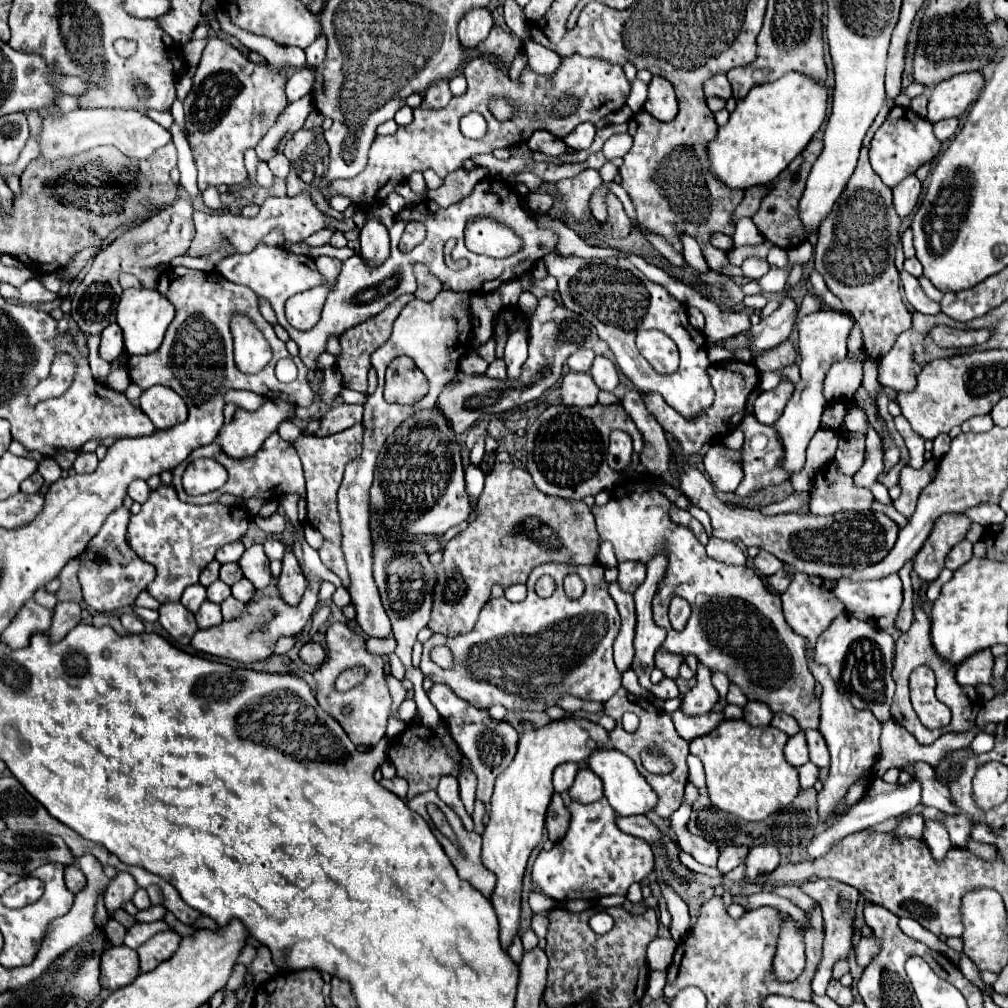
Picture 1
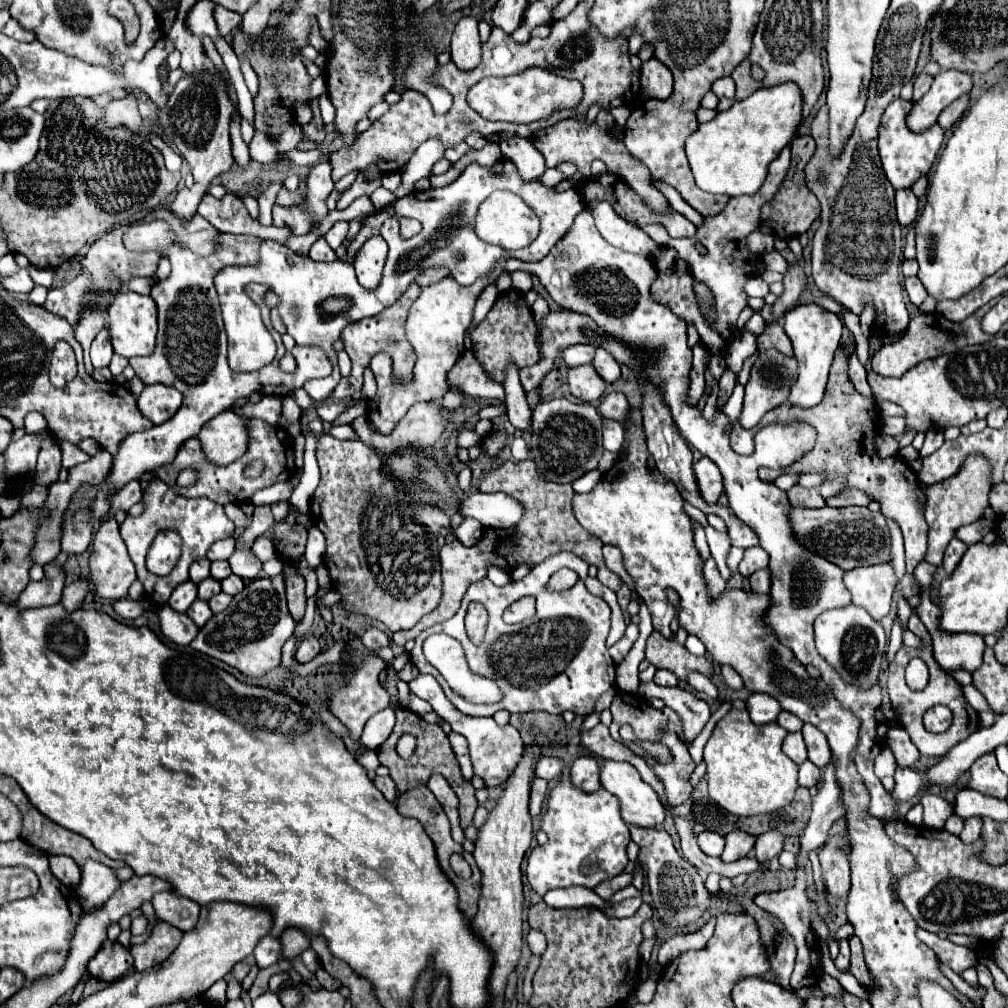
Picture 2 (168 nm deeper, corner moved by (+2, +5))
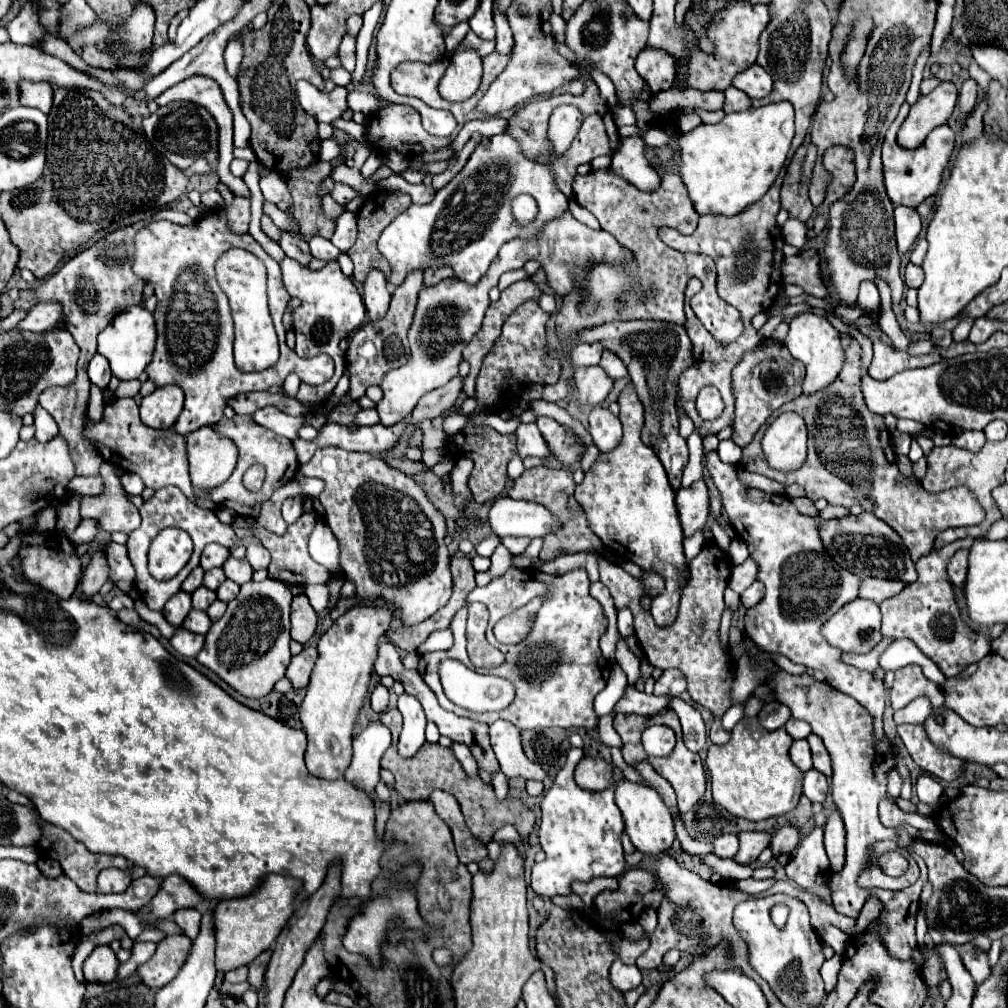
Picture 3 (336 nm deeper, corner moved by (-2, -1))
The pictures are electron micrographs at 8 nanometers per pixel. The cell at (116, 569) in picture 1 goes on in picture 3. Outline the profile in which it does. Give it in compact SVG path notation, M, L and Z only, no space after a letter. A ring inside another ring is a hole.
M110 541L104 551L106 551L108 567L110 567L110 581L112 583L118 583L118 581L132 583L134 581L134 569L132 569L132 563L130 563L126 545Z

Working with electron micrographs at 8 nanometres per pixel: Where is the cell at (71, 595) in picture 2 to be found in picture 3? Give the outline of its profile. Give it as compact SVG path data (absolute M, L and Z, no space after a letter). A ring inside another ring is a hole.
M98 549L94 555L92 555L92 561L90 565L86 567L84 575L82 575L82 581L80 581L80 591L86 595L86 597L92 597L100 591L100 587L108 581L108 565L106 565L106 559L104 559L104 553L102 549Z

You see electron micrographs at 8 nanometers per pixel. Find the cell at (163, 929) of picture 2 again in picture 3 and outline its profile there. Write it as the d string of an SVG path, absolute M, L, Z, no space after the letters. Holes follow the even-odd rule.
M178 933L178 935L166 935L160 943L156 953L138 967L138 975L142 979L144 985L148 985L150 989L160 989L164 987L168 981L172 981L176 977L176 973L180 971L180 967L184 965L188 953L192 949L192 941Z

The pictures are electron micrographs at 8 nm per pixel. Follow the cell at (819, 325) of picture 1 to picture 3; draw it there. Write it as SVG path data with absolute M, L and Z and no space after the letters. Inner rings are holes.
M814 313L796 315L790 321L790 331L784 339L784 345L806 367L806 377L804 377L804 385L802 385L804 395L812 395L812 393L818 393L820 389L828 387L842 369L844 351L840 347L840 333L826 317L818 317Z

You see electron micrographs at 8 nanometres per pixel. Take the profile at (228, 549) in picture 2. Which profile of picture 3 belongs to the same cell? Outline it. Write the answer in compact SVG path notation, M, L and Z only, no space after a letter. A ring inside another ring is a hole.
M212 543L212 545L208 545L204 549L204 553L200 557L200 565L202 565L204 571L208 571L208 569L214 569L214 567L222 567L228 557L230 557L230 551L228 549Z

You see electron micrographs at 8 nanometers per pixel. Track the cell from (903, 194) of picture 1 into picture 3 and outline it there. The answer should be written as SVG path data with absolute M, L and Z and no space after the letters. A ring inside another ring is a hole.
M898 205L894 209L894 221L896 221L898 249L900 249L900 253L906 253L914 245L920 229L922 229L920 215L916 213L916 209L908 209L904 205Z

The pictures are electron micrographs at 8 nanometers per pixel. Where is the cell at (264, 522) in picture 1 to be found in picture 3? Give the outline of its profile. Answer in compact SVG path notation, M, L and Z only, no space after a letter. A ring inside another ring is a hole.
M286 499L282 505L282 517L286 523L294 523L302 515L302 503L298 499Z

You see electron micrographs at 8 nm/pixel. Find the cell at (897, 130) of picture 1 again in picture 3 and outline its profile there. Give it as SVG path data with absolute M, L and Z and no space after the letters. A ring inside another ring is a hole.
M904 103L900 107L898 117L893 121L884 137L884 147L882 147L882 163L884 163L884 185L886 185L886 193L890 197L890 201L894 205L908 205L908 207L916 207L920 205L926 197L934 195L940 187L940 179L942 179L942 171L950 161L952 149L954 149L954 133L948 125L936 127L926 141L922 143L922 147L918 149L905 149L898 145L897 132L902 125L902 121L906 119L910 111L910 105Z

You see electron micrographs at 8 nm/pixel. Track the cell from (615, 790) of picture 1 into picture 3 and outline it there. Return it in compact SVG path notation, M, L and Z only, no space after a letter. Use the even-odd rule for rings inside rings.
M620 779L614 787L614 795L616 795L616 805L620 807L624 823L626 823L626 833L630 835L630 841L634 843L638 851L648 855L658 855L672 847L672 841L676 839L674 821L668 807L664 805L664 801L658 797L658 793L652 787L634 783L628 779Z

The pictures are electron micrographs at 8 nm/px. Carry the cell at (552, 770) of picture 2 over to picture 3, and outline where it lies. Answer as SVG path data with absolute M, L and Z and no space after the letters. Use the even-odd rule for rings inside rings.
M504 719L494 721L490 725L490 739L492 739L494 753L500 761L500 767L508 779L518 775L522 775L524 779L534 779L534 781L546 779L546 771L524 755L520 747L520 731L516 729L516 725Z

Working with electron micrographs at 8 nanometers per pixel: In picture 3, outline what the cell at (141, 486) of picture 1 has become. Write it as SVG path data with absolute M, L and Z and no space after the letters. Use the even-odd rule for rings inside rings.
M104 463L100 469L100 475L104 479L104 493L96 497L84 497L82 509L80 509L82 517L98 519L100 529L108 533L114 533L114 531L130 533L136 527L140 527L140 511L130 501L120 479L112 471L112 465Z

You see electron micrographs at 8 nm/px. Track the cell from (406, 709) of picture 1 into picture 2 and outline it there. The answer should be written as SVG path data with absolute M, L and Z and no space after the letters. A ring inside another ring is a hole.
M386 707L384 711L380 711L372 719L368 719L368 723L364 725L364 731L358 739L360 751L366 751L366 749L376 751L392 733L394 721L396 721L394 719L394 707Z

